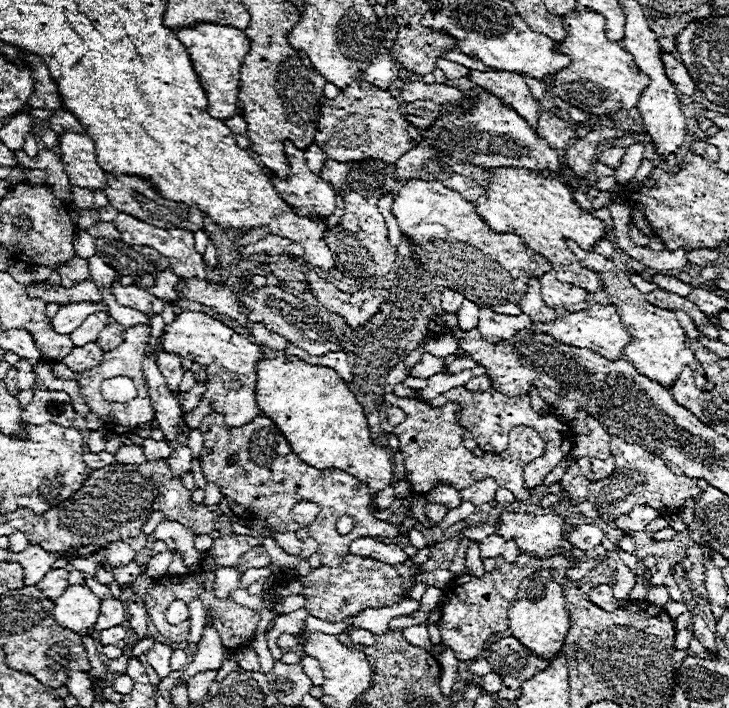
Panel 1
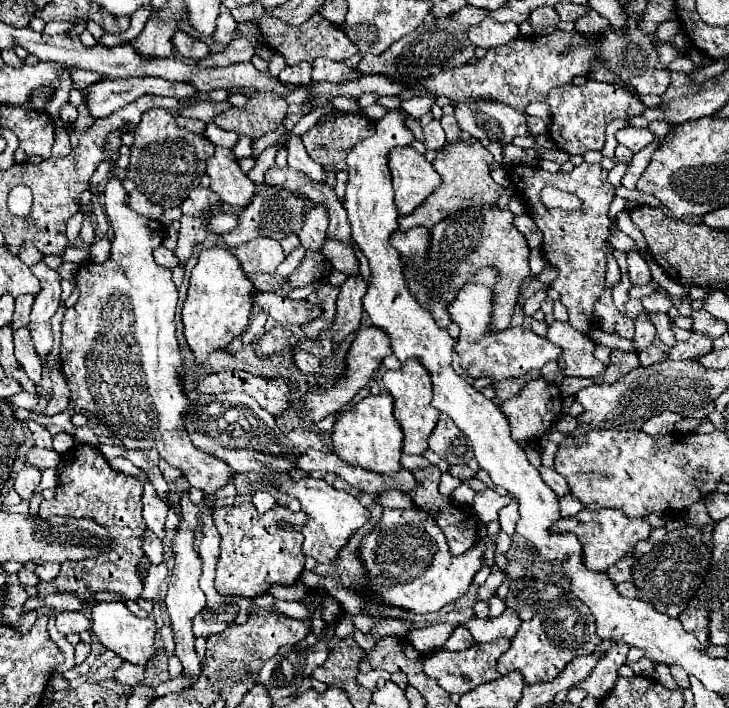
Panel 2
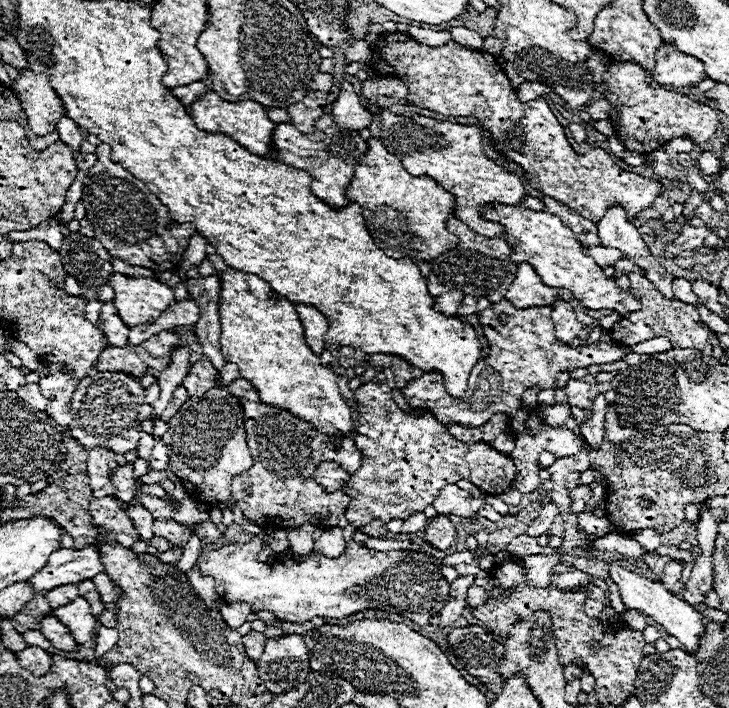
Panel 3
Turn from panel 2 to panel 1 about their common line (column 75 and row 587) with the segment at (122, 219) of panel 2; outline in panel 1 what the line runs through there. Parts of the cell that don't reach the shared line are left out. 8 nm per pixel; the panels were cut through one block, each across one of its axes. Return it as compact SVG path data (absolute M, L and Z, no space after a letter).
M348 554L340 566L320 566L308 576L298 576L298 580L304 582L304 596L308 600L306 610L326 622L342 622L348 616L358 616L364 608L392 606L400 602L400 596L404 592L402 578L398 576L394 566L374 558L362 558L352 554Z

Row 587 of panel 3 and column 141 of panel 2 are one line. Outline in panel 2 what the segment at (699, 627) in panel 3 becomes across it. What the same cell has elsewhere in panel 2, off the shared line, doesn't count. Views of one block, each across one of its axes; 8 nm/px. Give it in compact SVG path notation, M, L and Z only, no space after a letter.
M112 602L112 604L94 604L90 620L92 620L92 632L108 650L116 652L120 658L132 664L146 666L150 662L154 654L154 632L156 632L154 618L150 616L138 618L122 602Z

